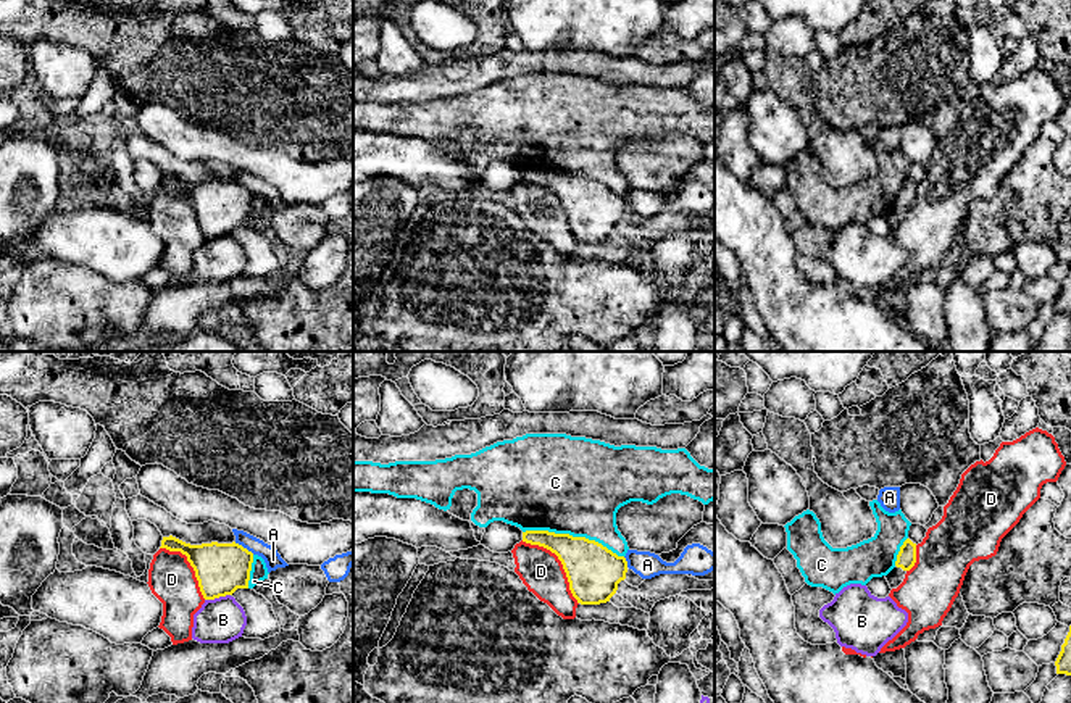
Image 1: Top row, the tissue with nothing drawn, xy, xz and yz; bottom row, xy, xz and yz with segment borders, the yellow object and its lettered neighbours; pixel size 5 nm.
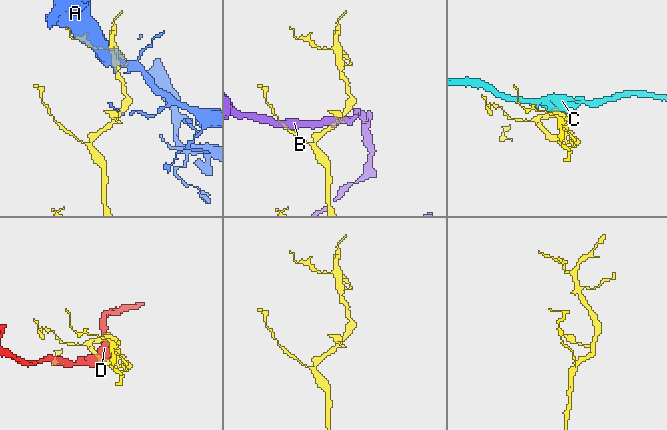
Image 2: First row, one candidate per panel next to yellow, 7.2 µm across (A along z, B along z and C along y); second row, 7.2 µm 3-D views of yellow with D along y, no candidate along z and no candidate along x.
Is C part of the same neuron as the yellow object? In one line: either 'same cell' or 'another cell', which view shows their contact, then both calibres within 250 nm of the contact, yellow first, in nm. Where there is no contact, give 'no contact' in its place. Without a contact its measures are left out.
another cell; meets yellow in xz; 260 nm thick on the yellow side, 480 nm on the other

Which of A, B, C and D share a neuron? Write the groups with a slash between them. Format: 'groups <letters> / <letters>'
groups A / B / C / D

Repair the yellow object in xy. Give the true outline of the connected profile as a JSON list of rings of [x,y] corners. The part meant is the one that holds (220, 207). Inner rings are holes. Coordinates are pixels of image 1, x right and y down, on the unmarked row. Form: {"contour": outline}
{"contour": [[[169,174],[163,176],[160,187],[187,195],[205,239],[232,234],[237,227],[248,227],[253,192],[235,181],[190,184]]]}

